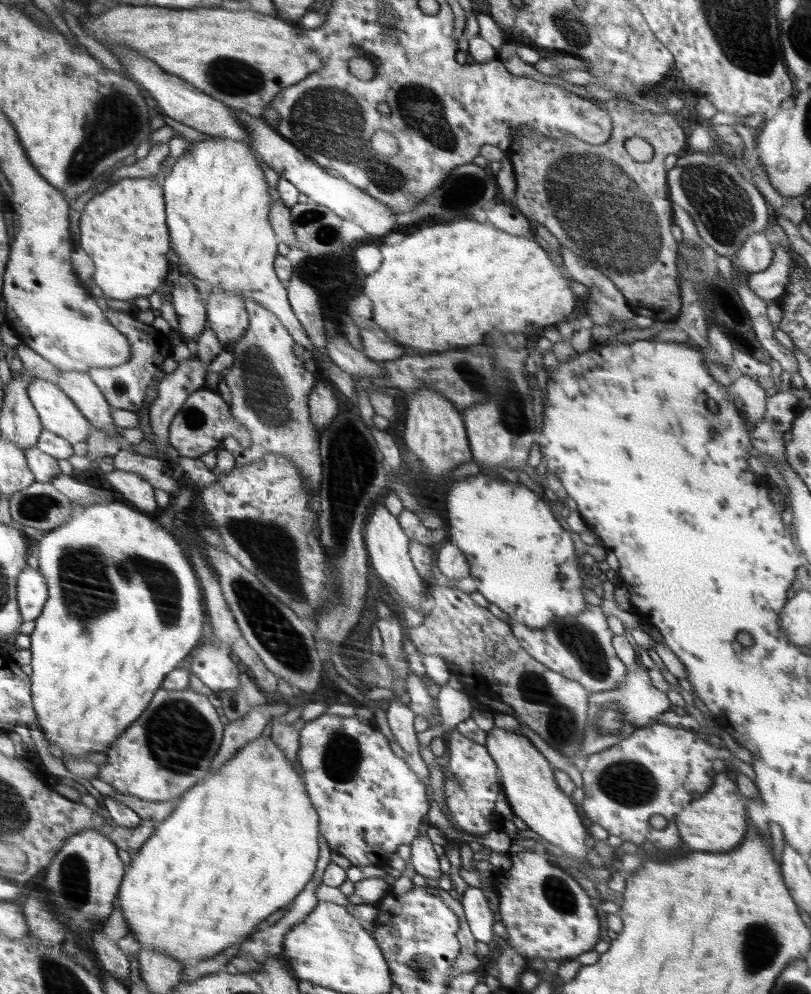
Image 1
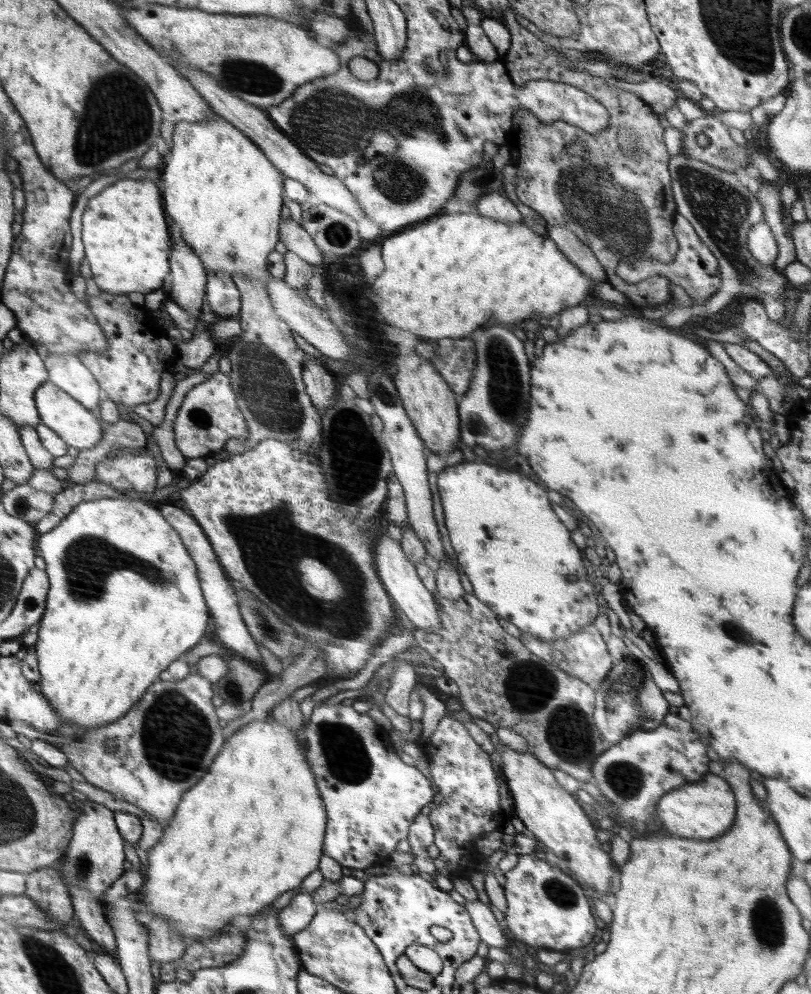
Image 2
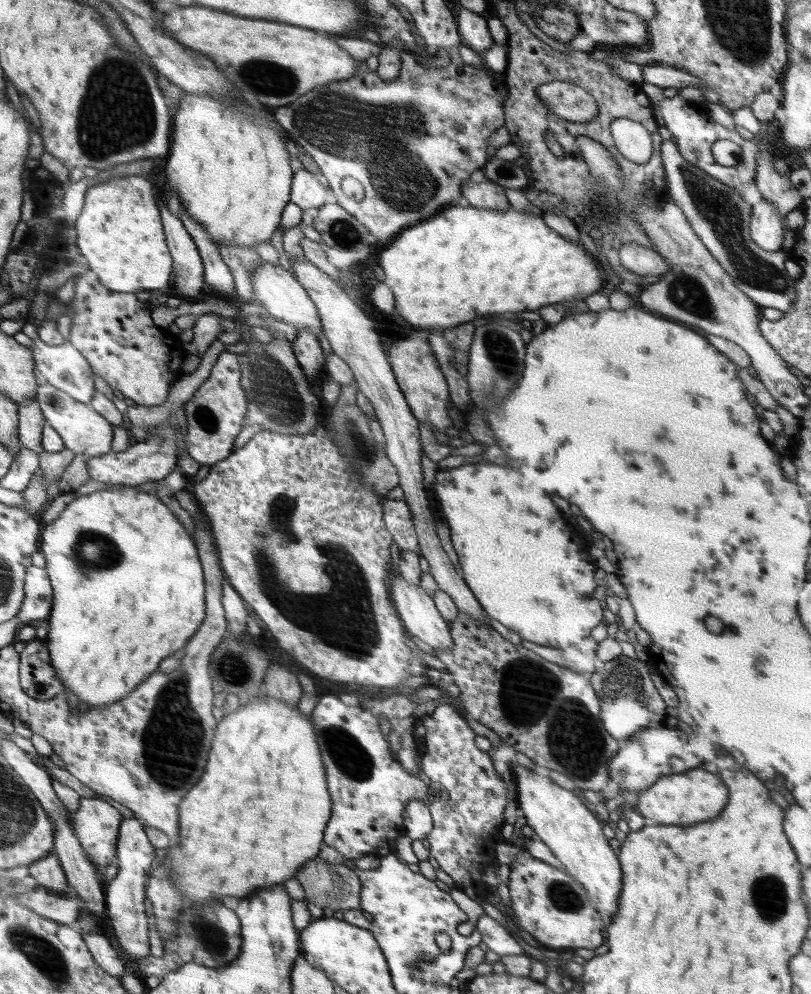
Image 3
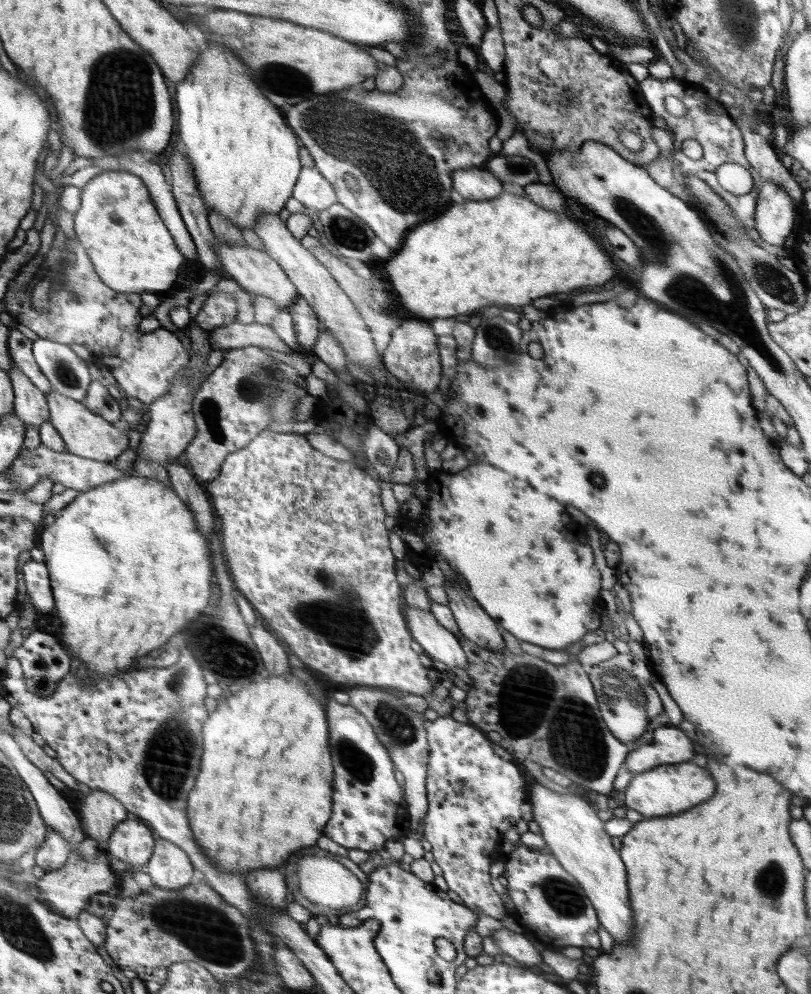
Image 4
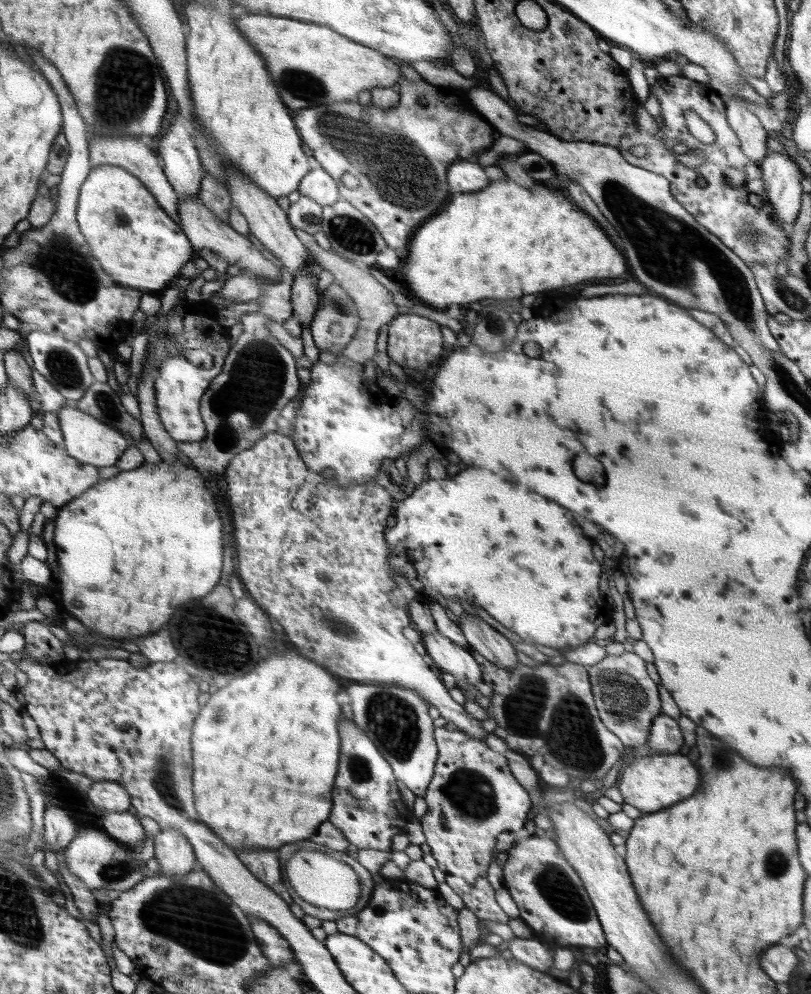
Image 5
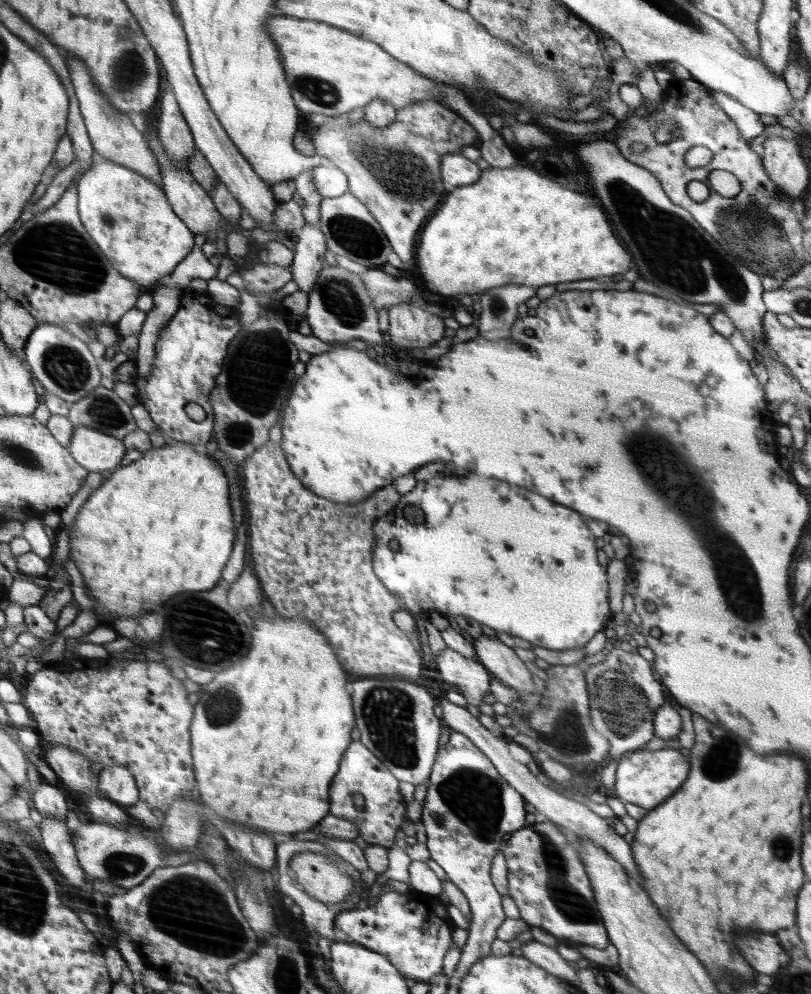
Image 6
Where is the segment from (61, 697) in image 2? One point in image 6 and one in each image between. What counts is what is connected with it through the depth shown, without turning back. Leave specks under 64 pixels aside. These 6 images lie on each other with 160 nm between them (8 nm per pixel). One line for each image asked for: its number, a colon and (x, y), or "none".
3: (128, 586)
4: (128, 567)
5: (111, 535)
6: (163, 522)

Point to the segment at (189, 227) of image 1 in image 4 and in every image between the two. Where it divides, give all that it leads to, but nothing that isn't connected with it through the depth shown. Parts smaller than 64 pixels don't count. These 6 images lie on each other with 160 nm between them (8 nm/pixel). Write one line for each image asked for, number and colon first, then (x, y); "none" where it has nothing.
2: (223, 191)
3: (229, 167)
4: (244, 155)

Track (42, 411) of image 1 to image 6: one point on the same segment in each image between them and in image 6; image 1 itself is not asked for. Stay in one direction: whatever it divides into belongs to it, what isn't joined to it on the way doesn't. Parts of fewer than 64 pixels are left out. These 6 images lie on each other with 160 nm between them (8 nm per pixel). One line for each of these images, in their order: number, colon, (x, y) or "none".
2: (79, 427)
3: (83, 431)
4: (87, 434)
5: (85, 437)
6: (97, 451)

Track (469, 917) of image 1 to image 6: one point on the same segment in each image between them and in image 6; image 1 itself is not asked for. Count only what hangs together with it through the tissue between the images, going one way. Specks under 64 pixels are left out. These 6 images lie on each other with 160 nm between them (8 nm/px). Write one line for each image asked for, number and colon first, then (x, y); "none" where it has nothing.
2: (487, 921)
3: (499, 940)
4: (515, 946)
5: (533, 951)
6: (548, 958)

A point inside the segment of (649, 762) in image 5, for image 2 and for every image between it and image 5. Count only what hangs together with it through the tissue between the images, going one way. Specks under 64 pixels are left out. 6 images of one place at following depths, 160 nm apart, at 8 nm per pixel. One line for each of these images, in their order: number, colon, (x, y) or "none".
2: (706, 809)
3: (694, 796)
4: (669, 789)

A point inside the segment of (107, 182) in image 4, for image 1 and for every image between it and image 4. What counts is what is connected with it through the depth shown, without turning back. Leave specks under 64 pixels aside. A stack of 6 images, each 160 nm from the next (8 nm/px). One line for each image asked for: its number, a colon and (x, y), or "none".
1: (124, 230)
2: (124, 231)
3: (119, 231)

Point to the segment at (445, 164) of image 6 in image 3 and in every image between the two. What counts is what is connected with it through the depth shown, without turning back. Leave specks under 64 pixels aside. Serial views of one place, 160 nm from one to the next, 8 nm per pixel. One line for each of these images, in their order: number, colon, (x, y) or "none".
3: (488, 195)
4: (471, 184)
5: (465, 176)

